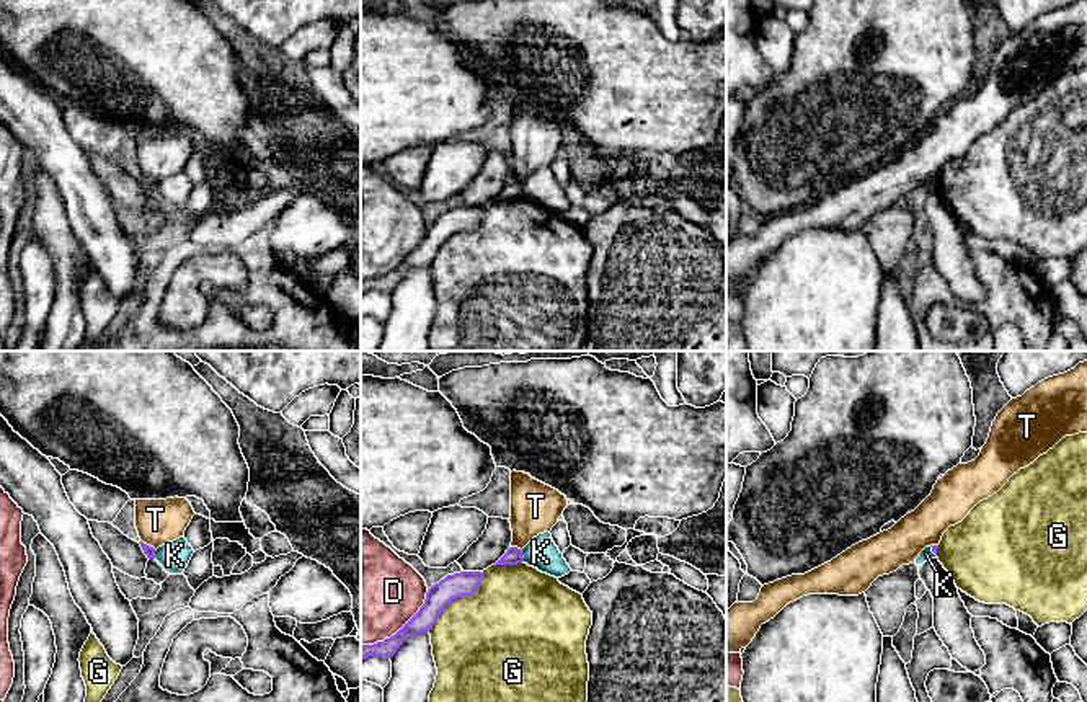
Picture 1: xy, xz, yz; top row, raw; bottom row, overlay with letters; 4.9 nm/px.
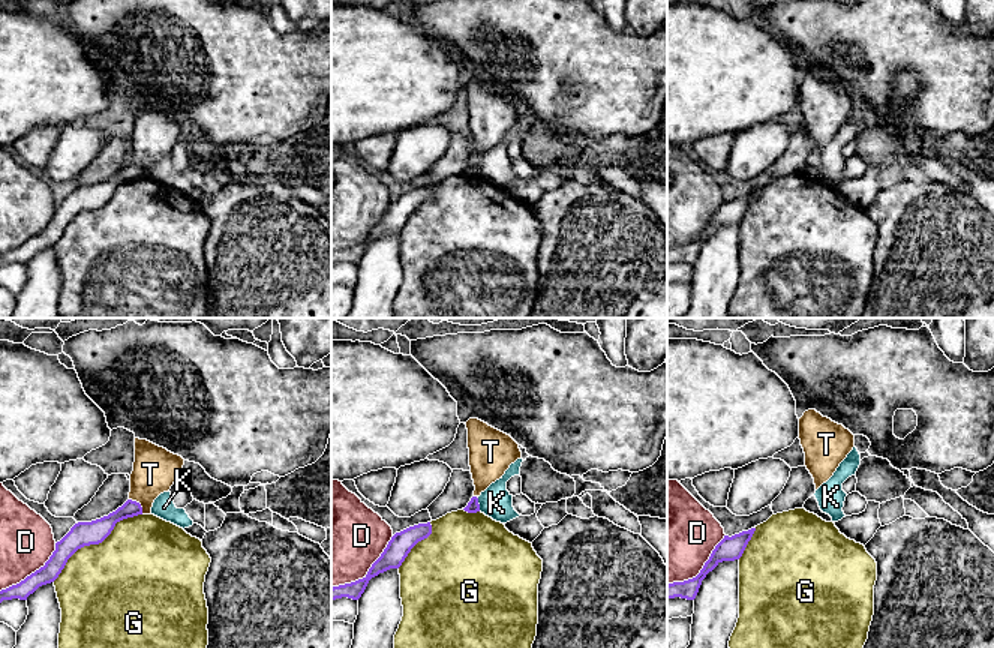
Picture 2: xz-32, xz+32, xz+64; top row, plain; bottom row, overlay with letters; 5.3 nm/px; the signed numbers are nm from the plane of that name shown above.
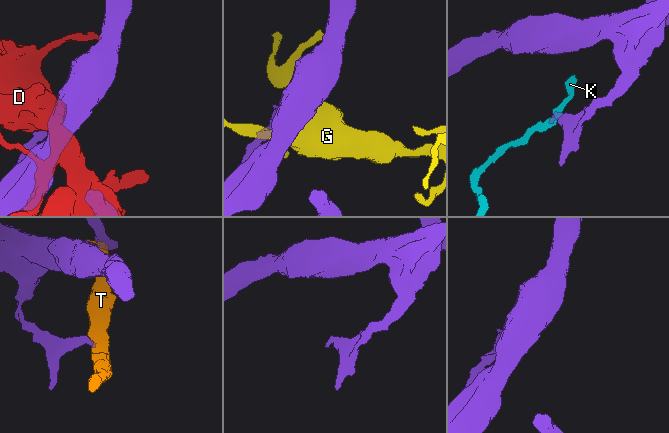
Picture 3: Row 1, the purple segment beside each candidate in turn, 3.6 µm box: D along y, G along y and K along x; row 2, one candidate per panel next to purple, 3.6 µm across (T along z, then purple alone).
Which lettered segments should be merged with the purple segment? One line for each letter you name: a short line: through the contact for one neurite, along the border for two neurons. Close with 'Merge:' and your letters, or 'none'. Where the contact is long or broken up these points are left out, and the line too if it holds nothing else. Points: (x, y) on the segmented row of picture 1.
Merge: none

